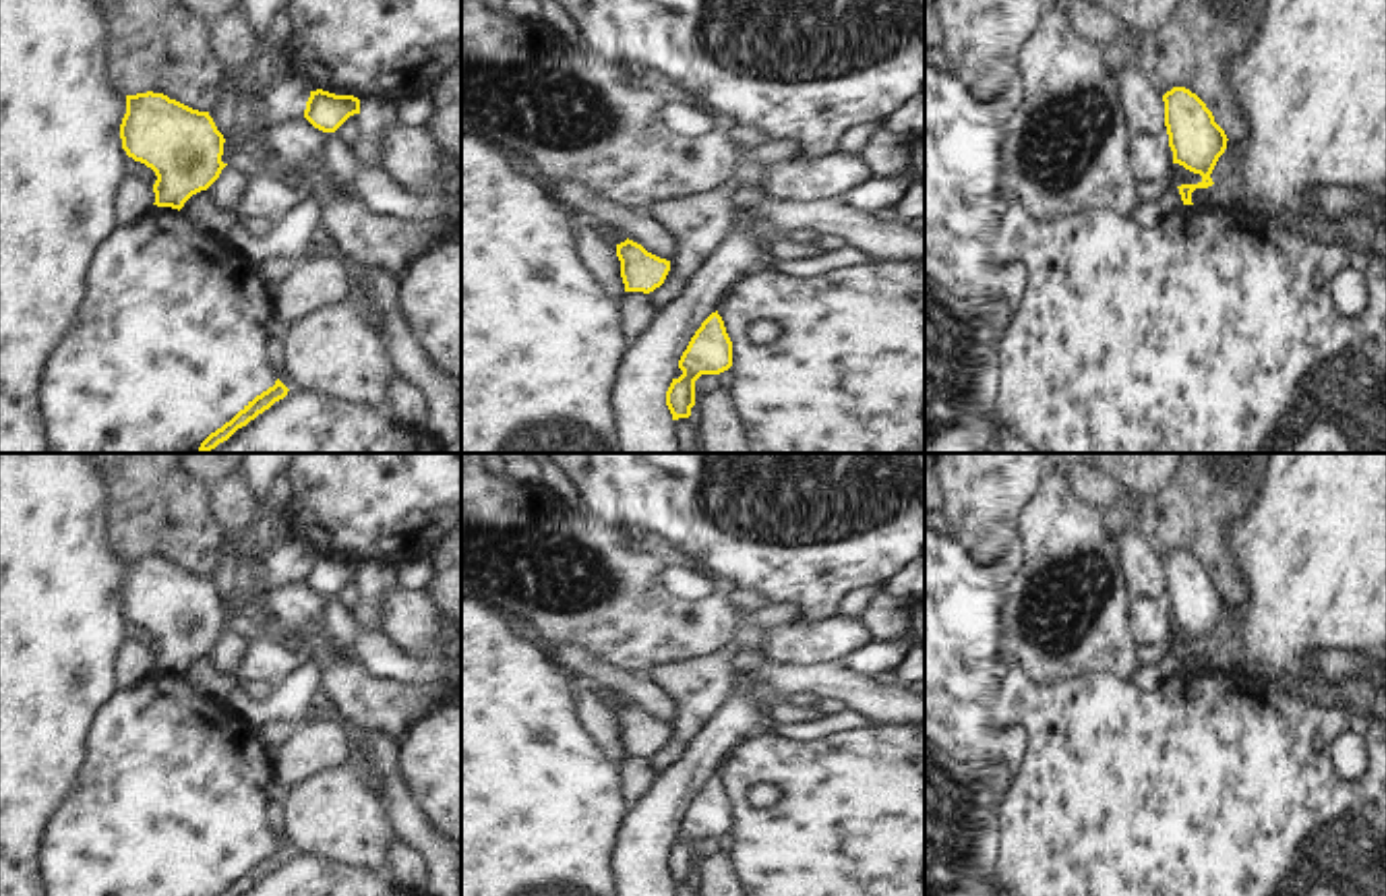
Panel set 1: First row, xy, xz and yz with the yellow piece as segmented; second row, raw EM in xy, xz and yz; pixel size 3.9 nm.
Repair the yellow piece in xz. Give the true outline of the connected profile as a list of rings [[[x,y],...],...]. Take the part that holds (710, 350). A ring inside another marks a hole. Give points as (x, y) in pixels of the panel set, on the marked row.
[[[712,312],[691,337],[679,360],[683,375],[672,379],[666,391],[666,406],[672,420],[689,418],[695,406],[695,381],[701,375],[720,375],[732,366],[732,341],[722,317]]]

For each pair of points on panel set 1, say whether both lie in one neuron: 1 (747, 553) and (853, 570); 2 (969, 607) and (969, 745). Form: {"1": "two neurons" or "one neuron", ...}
{"1": "one neuron", "2": "one neuron"}

